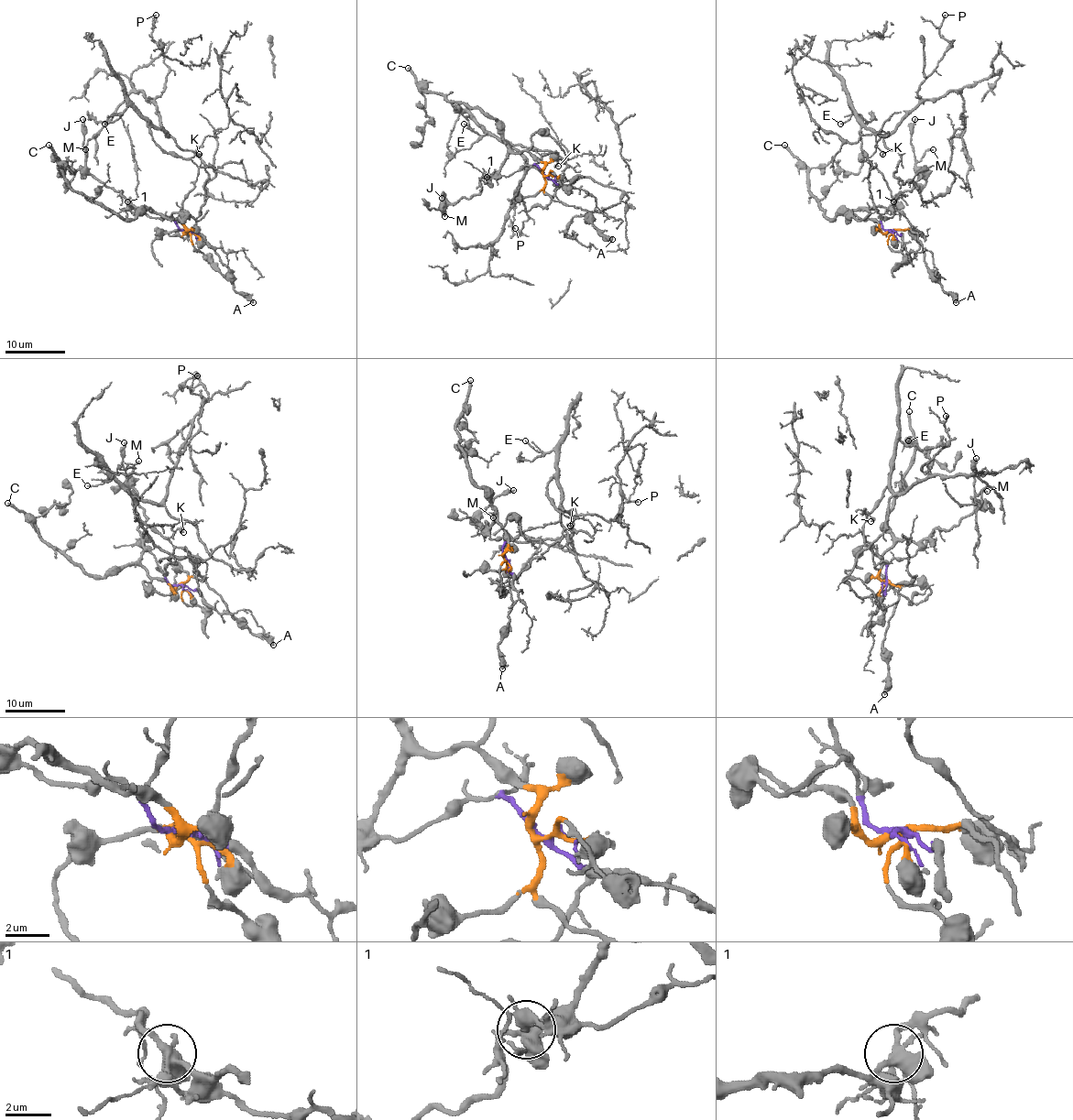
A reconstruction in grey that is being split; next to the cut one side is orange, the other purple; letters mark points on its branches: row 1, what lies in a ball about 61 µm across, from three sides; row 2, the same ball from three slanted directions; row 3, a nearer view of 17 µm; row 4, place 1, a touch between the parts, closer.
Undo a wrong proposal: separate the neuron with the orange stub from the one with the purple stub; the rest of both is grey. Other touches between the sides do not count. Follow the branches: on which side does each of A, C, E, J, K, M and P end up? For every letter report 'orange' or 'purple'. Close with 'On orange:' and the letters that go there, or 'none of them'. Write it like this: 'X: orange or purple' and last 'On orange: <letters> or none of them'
A: orange
C: orange
E: purple
J: orange
K: purple
M: orange
P: purple
On orange: A, C, J, M

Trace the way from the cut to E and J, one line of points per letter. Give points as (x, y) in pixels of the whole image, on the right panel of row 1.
E: (891, 231), (883, 227), (874, 205), (868, 159), (860, 138), (860, 122), (849, 106), (849, 117), (840, 123)
J: (891, 231), (880, 231), (868, 217), (919, 179), (910, 141), (914, 118)

